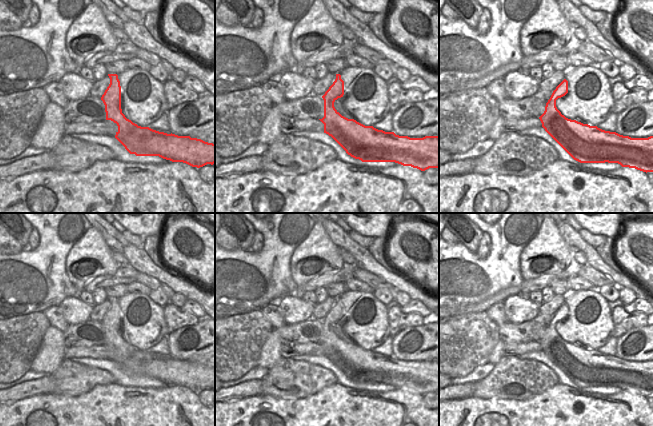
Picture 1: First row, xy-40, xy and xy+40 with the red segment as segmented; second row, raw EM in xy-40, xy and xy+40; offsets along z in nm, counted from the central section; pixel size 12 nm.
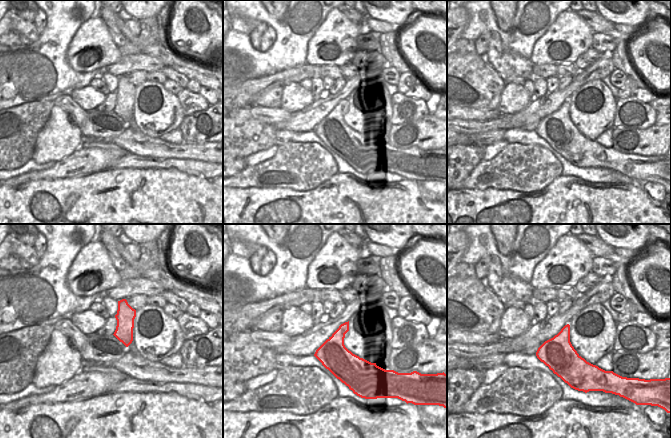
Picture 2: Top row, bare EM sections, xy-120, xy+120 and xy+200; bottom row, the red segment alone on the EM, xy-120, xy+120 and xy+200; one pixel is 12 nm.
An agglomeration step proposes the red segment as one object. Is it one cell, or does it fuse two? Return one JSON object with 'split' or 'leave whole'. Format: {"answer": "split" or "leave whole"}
{"answer": "leave whole"}

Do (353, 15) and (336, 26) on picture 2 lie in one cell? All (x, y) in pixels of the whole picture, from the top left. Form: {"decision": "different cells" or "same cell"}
{"decision": "different cells"}

